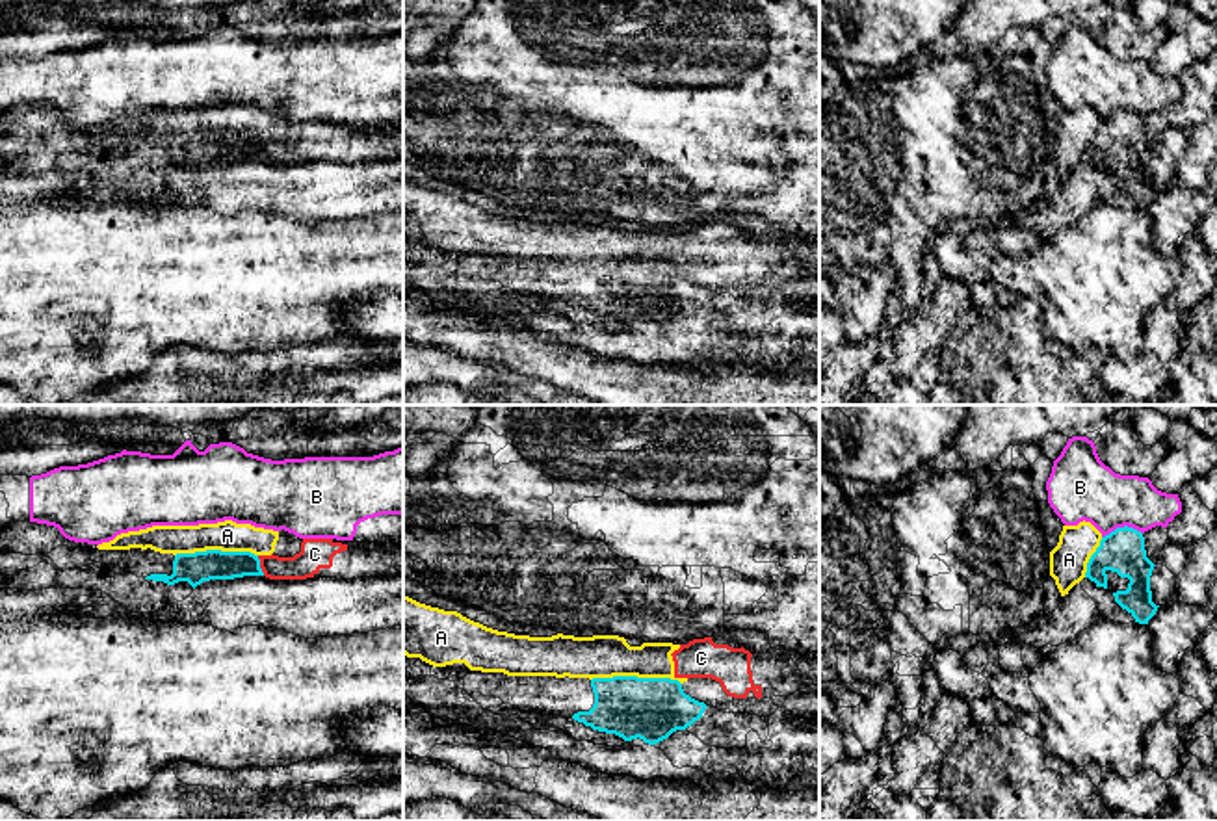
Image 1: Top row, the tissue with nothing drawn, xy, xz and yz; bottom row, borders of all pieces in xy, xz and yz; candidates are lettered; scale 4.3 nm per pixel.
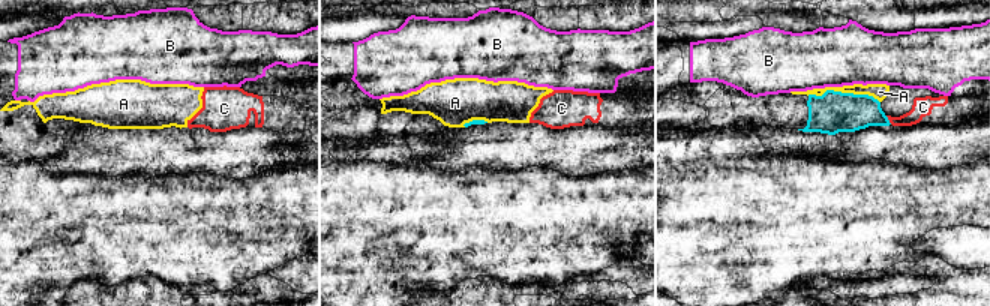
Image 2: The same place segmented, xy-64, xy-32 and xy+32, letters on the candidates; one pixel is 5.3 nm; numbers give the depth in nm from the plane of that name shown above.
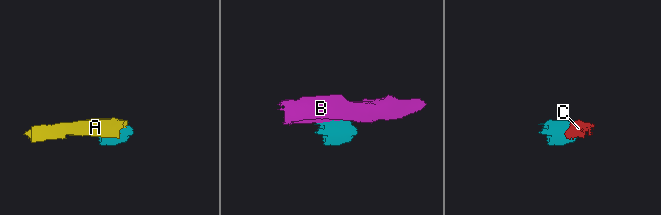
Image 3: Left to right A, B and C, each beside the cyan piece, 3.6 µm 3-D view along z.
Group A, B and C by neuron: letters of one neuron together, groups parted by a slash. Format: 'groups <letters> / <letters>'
groups A C / B

